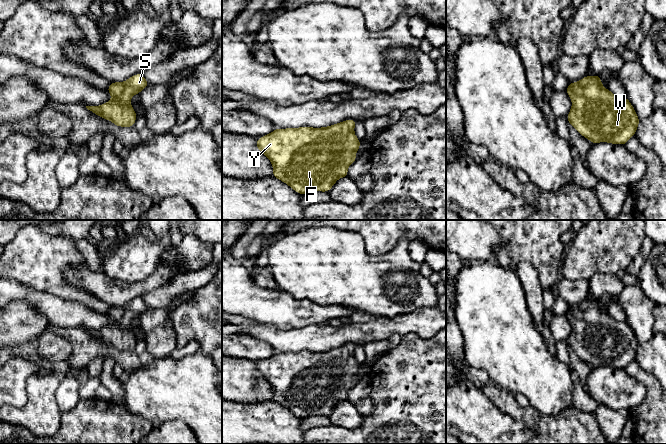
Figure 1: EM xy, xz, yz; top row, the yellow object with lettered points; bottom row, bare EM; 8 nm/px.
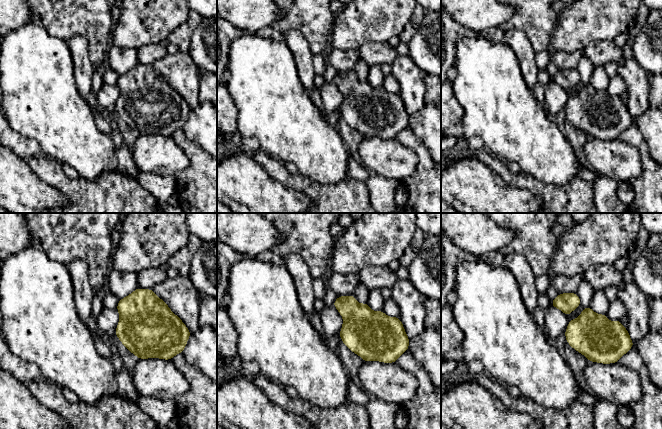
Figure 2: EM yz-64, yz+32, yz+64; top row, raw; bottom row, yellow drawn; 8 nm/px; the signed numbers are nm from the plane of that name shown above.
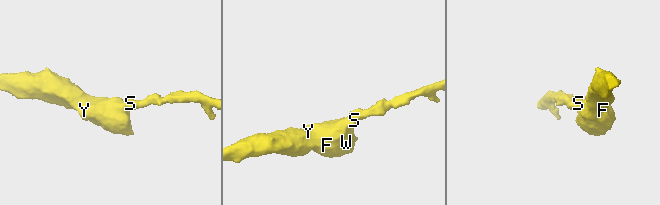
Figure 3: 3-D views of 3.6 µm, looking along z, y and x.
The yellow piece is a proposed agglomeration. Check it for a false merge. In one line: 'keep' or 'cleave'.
keep

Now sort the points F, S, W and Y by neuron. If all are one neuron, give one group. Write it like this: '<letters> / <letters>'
F S W Y

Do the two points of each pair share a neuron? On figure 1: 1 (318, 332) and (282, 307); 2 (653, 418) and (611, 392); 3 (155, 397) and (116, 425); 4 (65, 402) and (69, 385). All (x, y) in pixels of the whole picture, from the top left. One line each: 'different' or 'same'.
1: different
2: different
3: different
4: same

